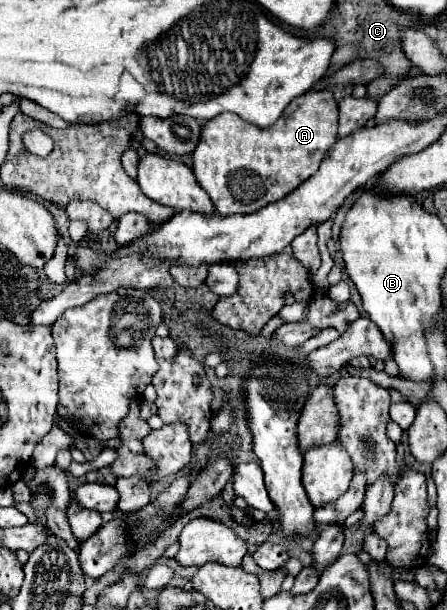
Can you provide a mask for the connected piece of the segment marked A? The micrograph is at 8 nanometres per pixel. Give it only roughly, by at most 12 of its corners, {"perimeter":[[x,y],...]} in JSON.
{"perimeter":[[332,91],[274,125],[204,123],[192,169],[220,215],[256,213],[338,141]]}

